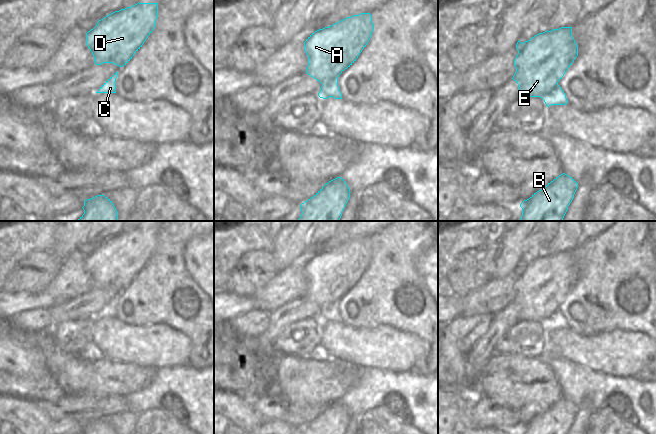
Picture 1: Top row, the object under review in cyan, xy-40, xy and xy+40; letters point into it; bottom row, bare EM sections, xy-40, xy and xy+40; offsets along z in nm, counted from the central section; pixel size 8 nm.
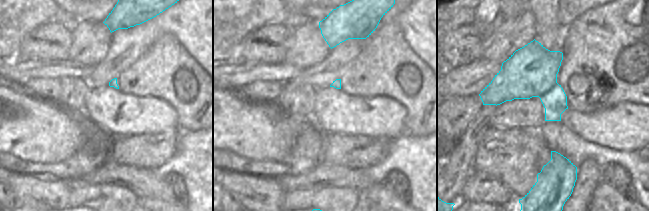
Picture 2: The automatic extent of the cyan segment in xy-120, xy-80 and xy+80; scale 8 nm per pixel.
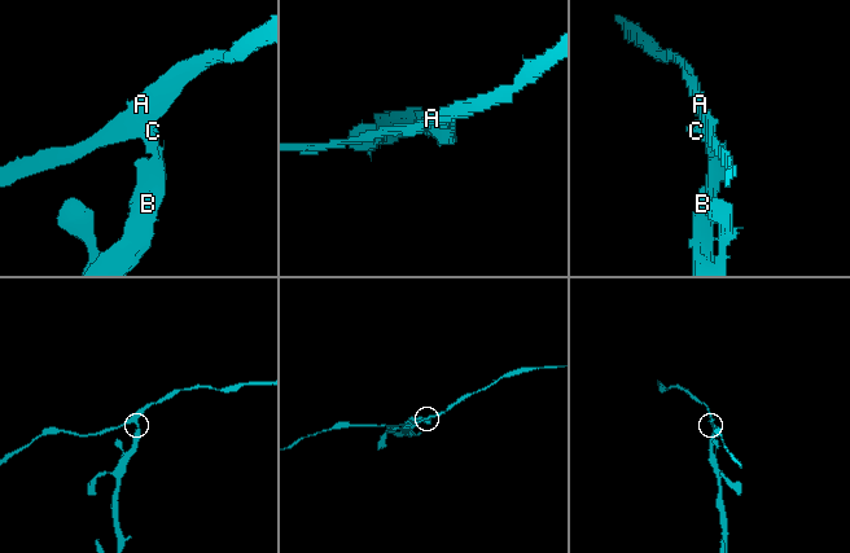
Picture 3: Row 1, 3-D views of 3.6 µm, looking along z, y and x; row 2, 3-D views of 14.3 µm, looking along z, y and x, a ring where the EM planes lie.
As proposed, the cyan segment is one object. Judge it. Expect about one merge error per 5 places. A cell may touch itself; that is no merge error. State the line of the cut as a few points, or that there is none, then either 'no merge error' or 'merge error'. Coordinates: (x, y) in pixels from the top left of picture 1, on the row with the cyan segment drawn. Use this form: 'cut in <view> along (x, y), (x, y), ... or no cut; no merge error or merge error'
cut in xy+40 along (557, 84), (540, 97); merge error

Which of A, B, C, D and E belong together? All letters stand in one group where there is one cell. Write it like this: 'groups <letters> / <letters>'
groups A D E / B C

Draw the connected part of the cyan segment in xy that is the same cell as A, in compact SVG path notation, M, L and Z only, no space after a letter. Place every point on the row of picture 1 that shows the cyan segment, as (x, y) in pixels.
M361 13L347 17L329 27L312 33L304 42L304 50L308 56L306 73L322 85L338 77L350 67L368 44L374 24L370 13Z

